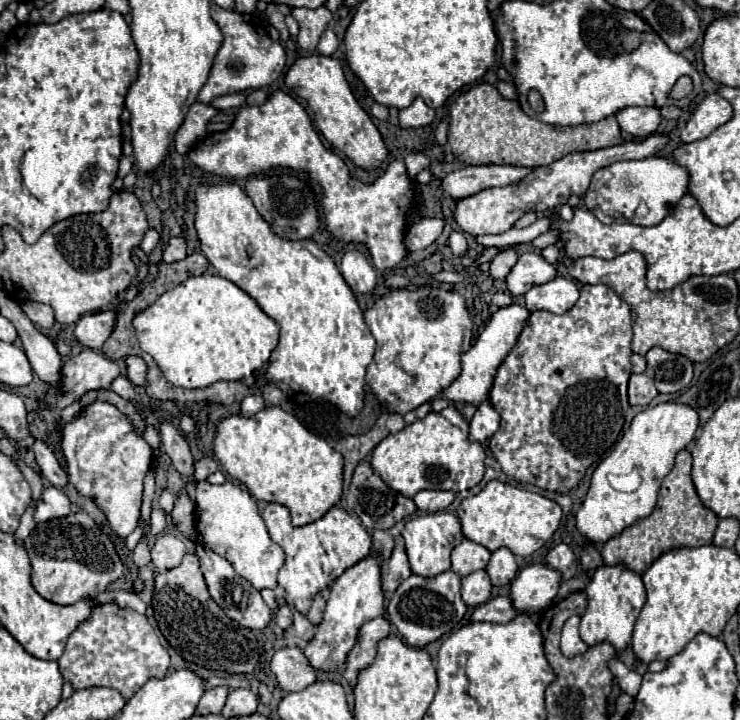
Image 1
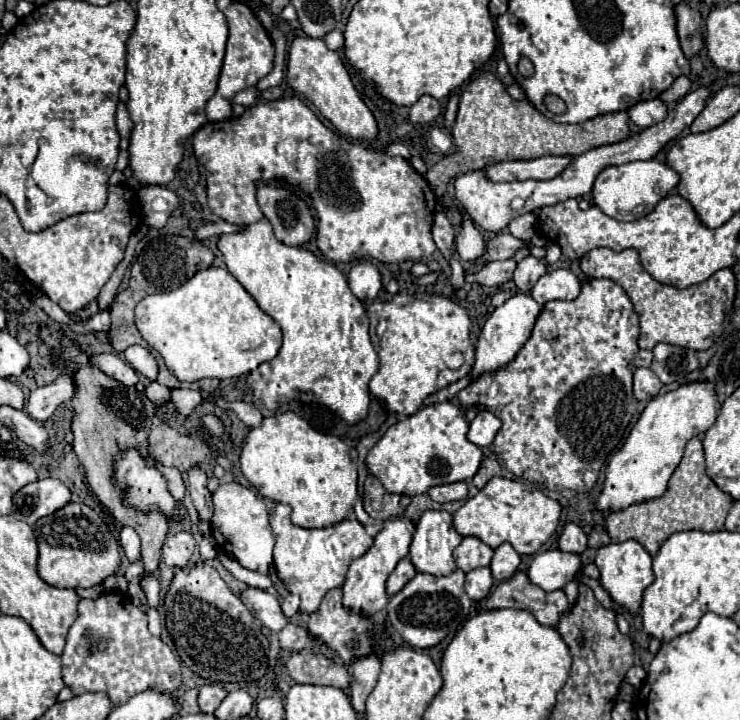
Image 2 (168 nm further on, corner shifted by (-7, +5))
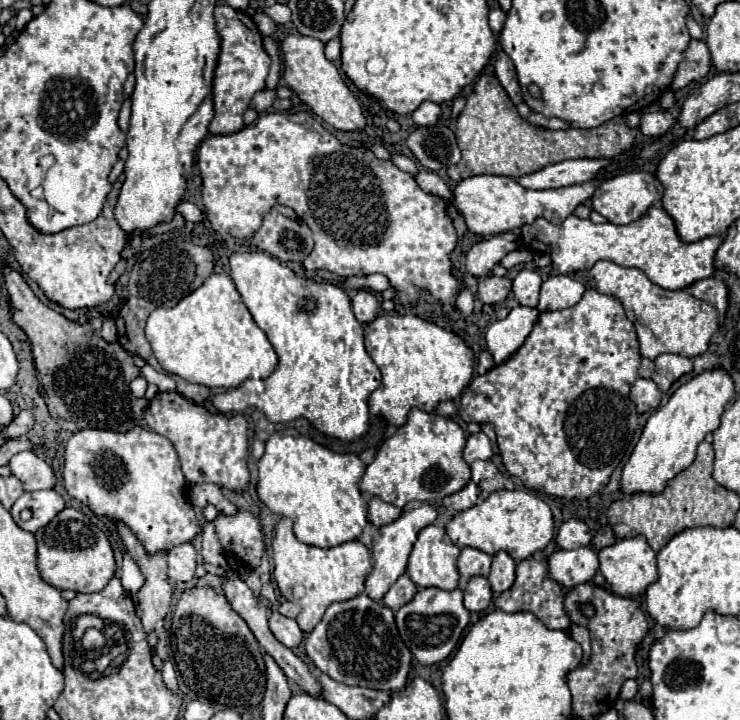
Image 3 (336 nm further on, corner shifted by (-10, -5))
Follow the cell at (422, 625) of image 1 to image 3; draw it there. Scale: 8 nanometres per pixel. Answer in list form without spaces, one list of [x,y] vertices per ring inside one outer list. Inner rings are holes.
[[[420,588],[416,596],[404,604],[396,614],[396,626],[404,640],[404,644],[410,648],[412,656],[420,664],[436,664],[450,656],[450,652],[456,648],[464,628],[470,622],[470,612],[462,604],[462,590],[440,590],[440,588]]]

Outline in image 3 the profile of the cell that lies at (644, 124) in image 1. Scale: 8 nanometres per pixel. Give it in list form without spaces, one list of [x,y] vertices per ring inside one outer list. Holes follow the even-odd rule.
[[[656,110],[656,112],[646,112],[640,116],[640,130],[646,136],[662,136],[670,130],[670,126],[674,124],[674,118],[670,112],[666,110]]]

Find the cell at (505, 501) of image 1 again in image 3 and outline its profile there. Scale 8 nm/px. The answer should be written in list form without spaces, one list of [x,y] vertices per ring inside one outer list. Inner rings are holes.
[[[527,489],[496,490],[480,506],[476,504],[470,510],[458,512],[446,524],[446,534],[458,548],[470,546],[492,556],[504,550],[512,556],[512,560],[522,562],[534,552],[544,550],[554,538],[554,516],[550,506]]]

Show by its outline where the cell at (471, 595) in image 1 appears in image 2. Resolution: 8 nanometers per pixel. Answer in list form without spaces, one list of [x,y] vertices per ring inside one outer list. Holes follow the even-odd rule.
[[[475,568],[465,576],[465,592],[471,600],[483,600],[493,586],[493,576],[489,568]]]

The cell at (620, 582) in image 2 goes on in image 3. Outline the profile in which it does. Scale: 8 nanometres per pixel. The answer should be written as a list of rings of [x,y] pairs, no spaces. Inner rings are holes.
[[[634,536],[634,538],[624,538],[618,540],[616,544],[602,548],[598,552],[600,560],[600,572],[606,578],[606,588],[622,598],[636,598],[646,592],[650,584],[658,580],[658,570],[656,570],[656,552],[648,546],[644,536]]]

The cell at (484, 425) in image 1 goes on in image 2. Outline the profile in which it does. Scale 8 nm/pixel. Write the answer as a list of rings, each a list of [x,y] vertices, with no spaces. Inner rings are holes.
[[[483,410],[471,422],[469,432],[467,432],[467,440],[473,442],[479,448],[489,446],[493,442],[493,438],[495,438],[495,434],[497,434],[499,428],[501,428],[501,420],[497,416],[493,416],[491,412]]]

